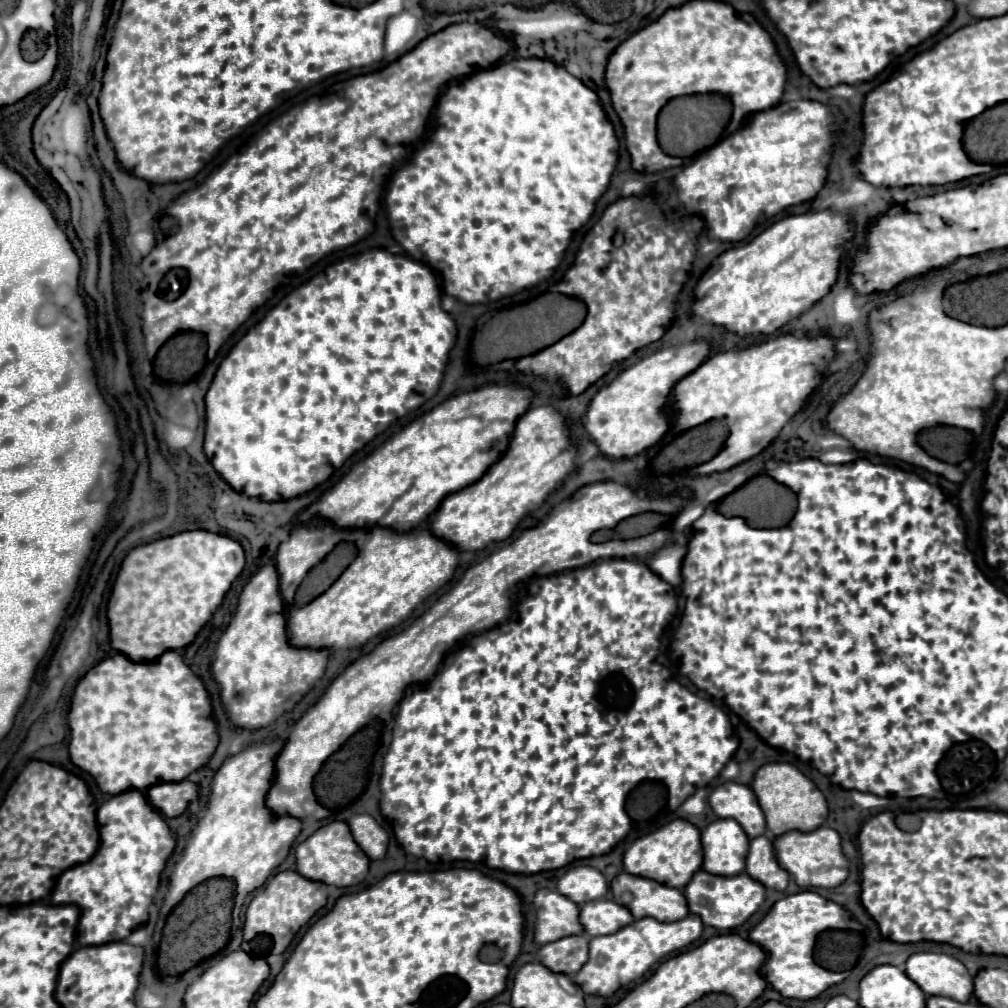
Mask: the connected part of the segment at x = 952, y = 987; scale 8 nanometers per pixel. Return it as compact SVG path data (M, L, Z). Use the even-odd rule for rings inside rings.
M912 954L906 960L906 974L928 996L946 996L956 1002L968 1002L974 990L966 966L948 954Z

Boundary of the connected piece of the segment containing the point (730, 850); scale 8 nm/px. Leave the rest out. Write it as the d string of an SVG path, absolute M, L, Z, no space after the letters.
M716 820L702 830L702 868L710 874L740 874L748 854L748 836L736 820Z

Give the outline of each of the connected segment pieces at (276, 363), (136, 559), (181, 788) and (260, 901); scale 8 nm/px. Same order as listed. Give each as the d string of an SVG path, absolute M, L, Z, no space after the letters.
M370 250L354 258L344 258L332 266L328 272L320 272L310 278L306 284L292 290L286 298L282 298L256 326L252 326L228 352L228 356L220 362L210 390L206 394L206 438L204 438L204 454L212 462L214 470L240 494L256 496L262 500L290 500L300 496L314 486L328 480L338 464L343 464L348 456L356 450L364 448L374 436L384 432L394 420L406 416L408 412L422 406L428 398L432 398L440 386L448 352L456 340L456 324L440 306L440 286L436 274L430 266L416 262L404 254L390 254L386 250Z
M206 530L180 532L144 546L132 548L116 576L112 596L108 600L110 646L122 652L132 662L148 662L166 650L180 650L188 646L198 630L210 620L212 612L220 606L226 590L244 568L244 550L240 542L230 536L212 534Z
M182 780L182 782L164 782L148 788L148 802L164 816L174 818L180 816L188 802L198 794L198 786Z
M298 872L276 874L250 902L244 922L242 950L252 958L266 958L270 954L282 954L296 932L326 904L326 884L312 882Z

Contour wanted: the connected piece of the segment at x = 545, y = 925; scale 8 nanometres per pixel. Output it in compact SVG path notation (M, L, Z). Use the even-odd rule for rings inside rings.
M542 888L536 892L532 906L536 910L536 924L534 924L536 944L544 946L564 936L582 932L582 926L578 922L578 906L570 902L566 896Z

